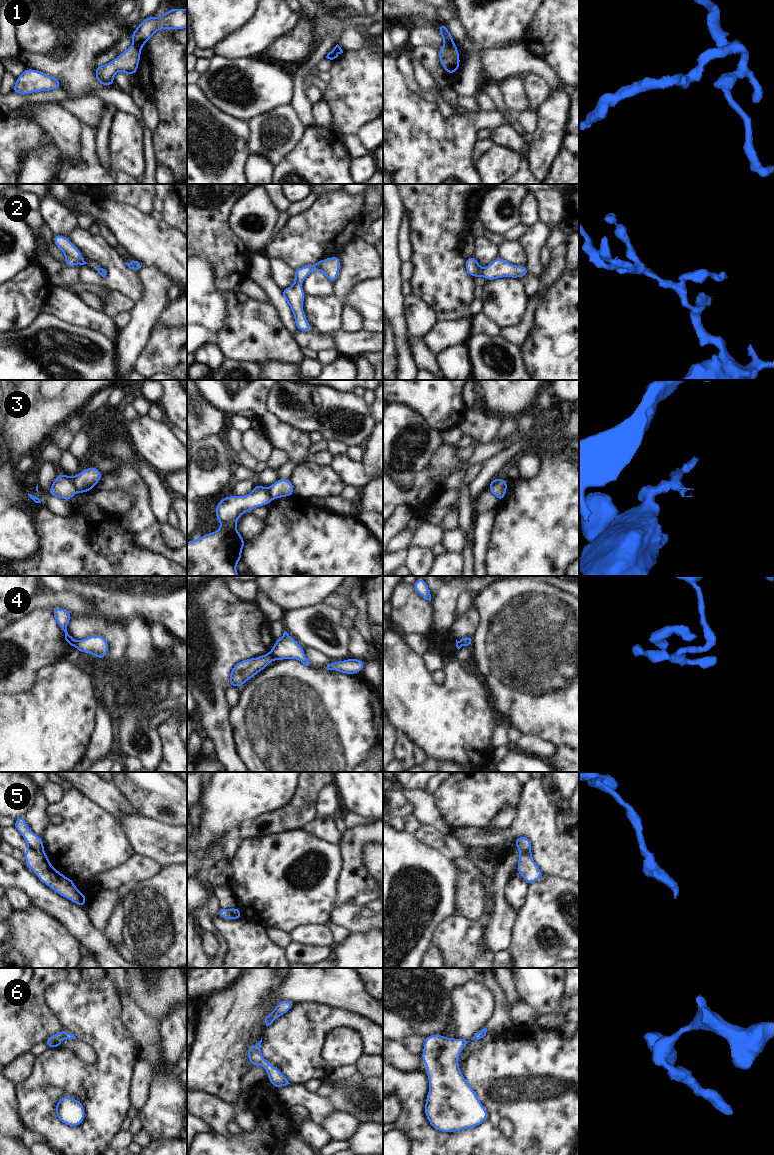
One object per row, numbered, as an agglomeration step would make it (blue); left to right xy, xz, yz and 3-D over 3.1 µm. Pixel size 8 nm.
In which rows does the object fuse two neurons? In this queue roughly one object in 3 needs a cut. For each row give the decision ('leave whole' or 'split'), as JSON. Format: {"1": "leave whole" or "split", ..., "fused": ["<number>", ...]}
{"1": "split", "2": "leave whole", "3": "split", "4": "split", "5": "split", "6": "leave whole", "fused": ["1", "3", "4", "5"]}

